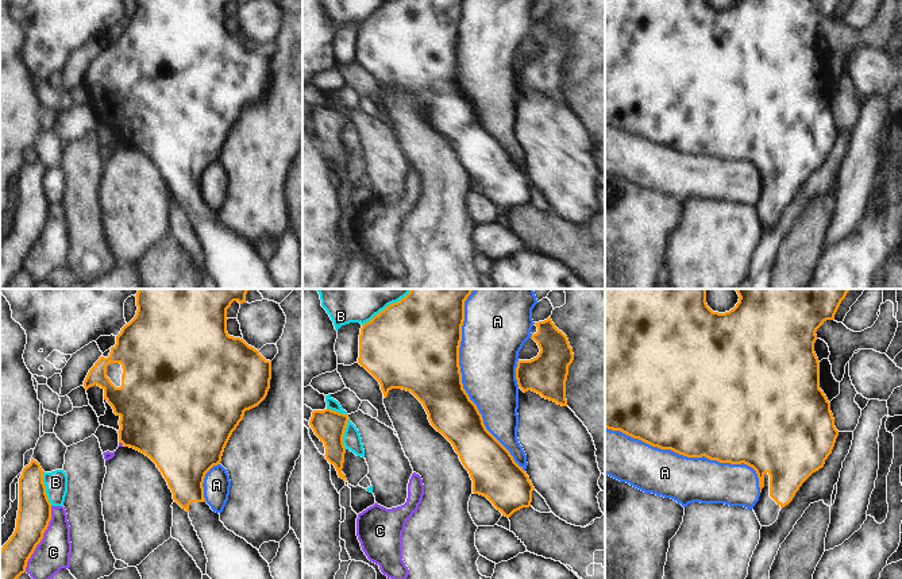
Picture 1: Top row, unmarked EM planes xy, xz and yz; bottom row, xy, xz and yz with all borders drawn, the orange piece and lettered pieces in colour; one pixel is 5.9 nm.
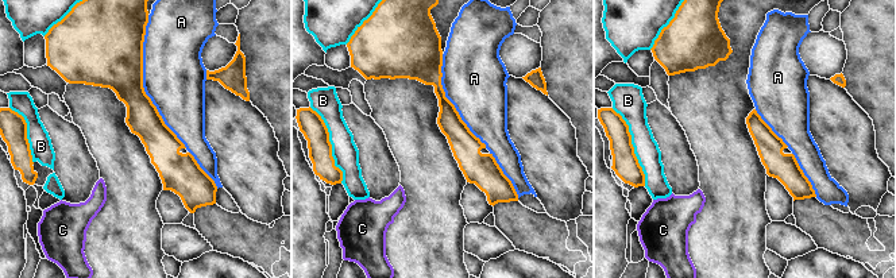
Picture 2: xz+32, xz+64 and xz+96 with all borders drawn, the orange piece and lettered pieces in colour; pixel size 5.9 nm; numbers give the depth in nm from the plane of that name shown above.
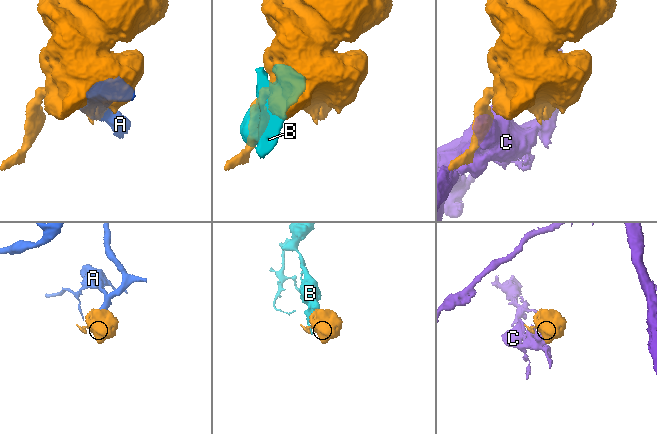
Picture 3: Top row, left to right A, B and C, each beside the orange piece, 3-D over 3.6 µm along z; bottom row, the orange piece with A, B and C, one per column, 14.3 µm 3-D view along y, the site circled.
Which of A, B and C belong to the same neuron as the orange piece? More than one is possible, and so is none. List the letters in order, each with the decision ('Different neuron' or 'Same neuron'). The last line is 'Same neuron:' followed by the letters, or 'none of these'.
A: Different neuron
B: Different neuron
C: Different neuron
Same neuron: none of these.

